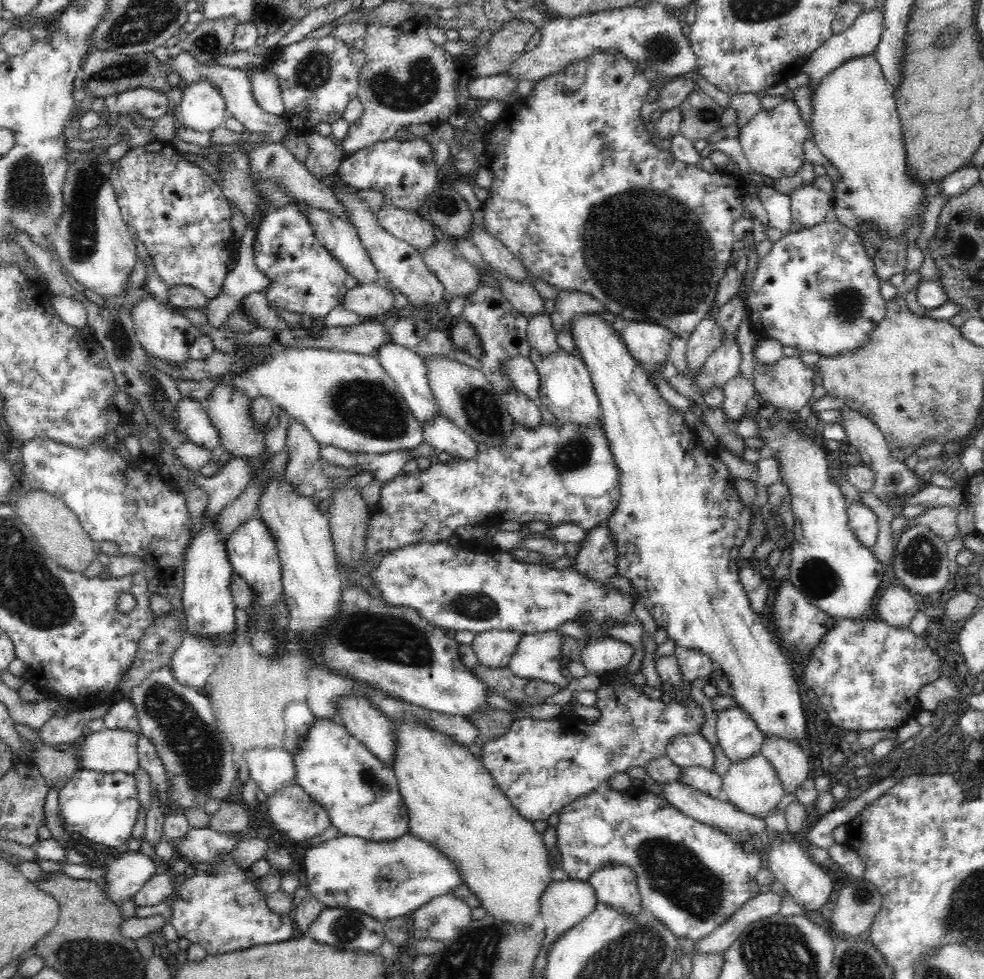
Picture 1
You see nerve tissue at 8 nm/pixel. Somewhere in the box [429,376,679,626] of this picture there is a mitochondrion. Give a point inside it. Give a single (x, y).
(481, 407)

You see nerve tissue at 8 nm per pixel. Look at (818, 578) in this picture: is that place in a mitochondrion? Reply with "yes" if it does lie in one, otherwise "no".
yes

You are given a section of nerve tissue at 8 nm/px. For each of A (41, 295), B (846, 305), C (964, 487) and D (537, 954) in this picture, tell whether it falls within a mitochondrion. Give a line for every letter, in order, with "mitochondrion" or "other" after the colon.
A: other
B: mitochondrion
C: other
D: other

